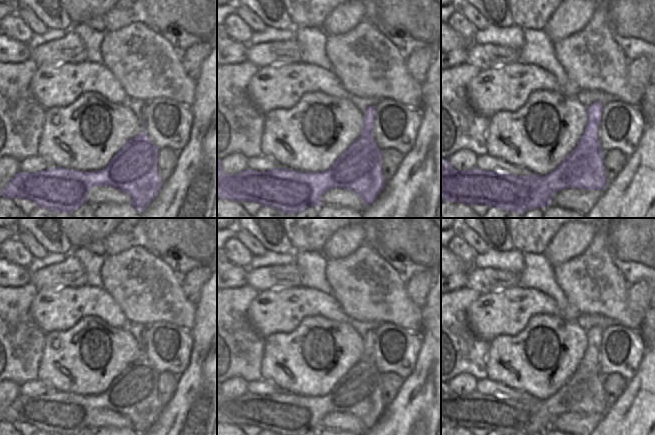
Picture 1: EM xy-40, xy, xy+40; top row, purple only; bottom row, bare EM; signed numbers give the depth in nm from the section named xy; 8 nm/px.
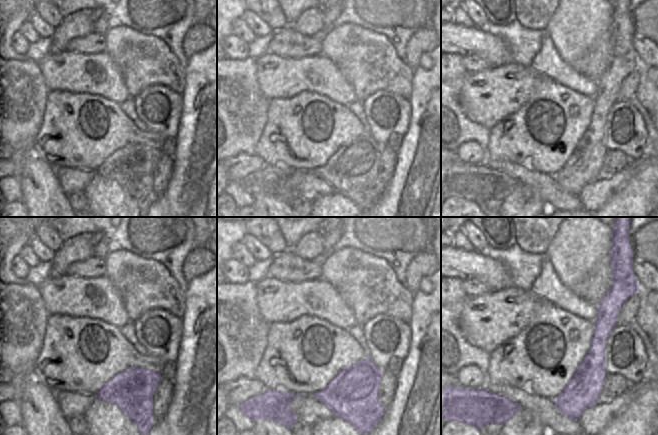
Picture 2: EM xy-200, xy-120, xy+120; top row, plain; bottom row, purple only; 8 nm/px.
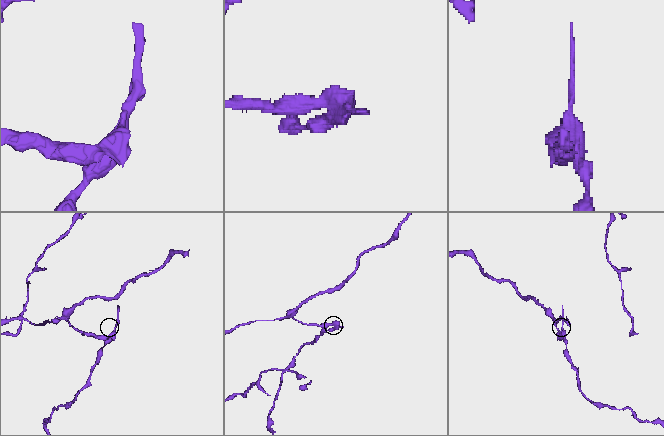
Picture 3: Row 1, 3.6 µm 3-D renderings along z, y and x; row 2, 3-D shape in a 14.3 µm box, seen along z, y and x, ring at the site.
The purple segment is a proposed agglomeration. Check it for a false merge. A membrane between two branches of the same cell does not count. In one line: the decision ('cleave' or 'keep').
cleave

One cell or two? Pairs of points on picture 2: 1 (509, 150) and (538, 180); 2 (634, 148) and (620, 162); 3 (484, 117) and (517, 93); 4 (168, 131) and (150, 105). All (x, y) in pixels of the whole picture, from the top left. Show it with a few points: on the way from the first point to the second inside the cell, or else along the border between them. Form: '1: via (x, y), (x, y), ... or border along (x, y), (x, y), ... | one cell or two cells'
1: border along (503, 162), (515, 162), (530, 170), (549, 174) | two cells
2: border along (607, 150), (619, 150), (631, 161) | two cells
3: via (492, 109), (509, 93) | one cell
4: via (161, 124), (154, 121), (154, 112) | one cell

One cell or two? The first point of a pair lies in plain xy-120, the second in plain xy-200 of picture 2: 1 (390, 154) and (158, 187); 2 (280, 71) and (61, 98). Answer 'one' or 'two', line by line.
1: one
2: two

